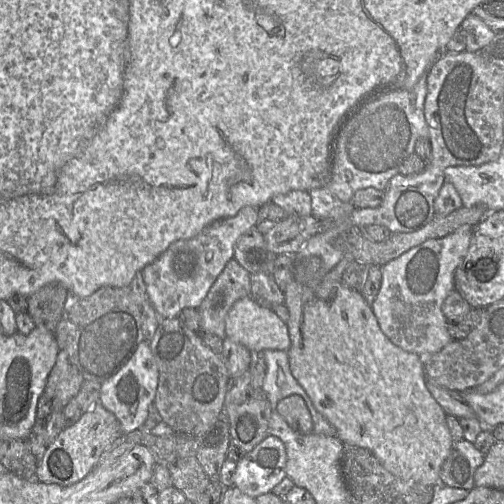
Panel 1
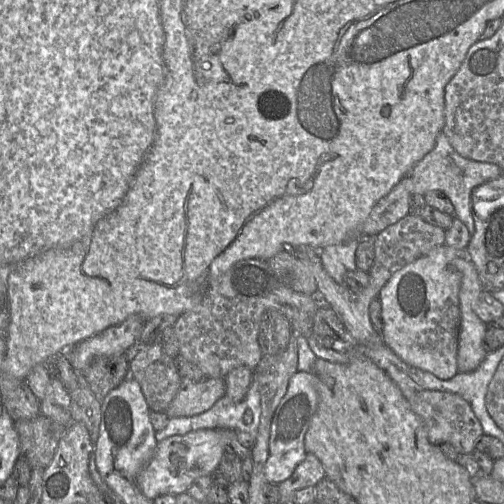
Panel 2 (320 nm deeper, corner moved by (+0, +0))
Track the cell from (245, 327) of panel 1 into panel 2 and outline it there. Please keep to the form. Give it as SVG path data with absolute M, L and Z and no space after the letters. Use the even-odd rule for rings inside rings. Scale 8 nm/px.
M297 371L291 377L287 391L272 419L268 446L269 456L264 467L268 483L279 484L287 480L295 468L305 460L307 453L304 438L317 407L318 394L314 387L313 375L309 372Z

